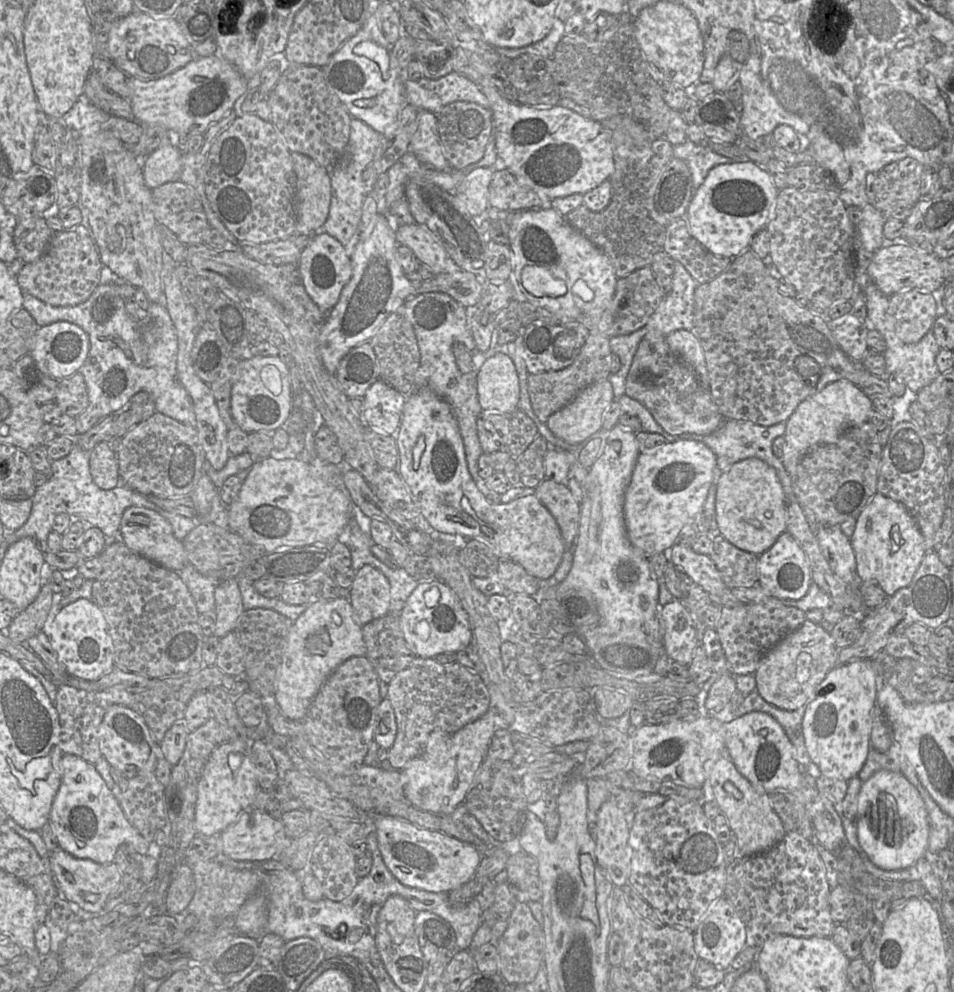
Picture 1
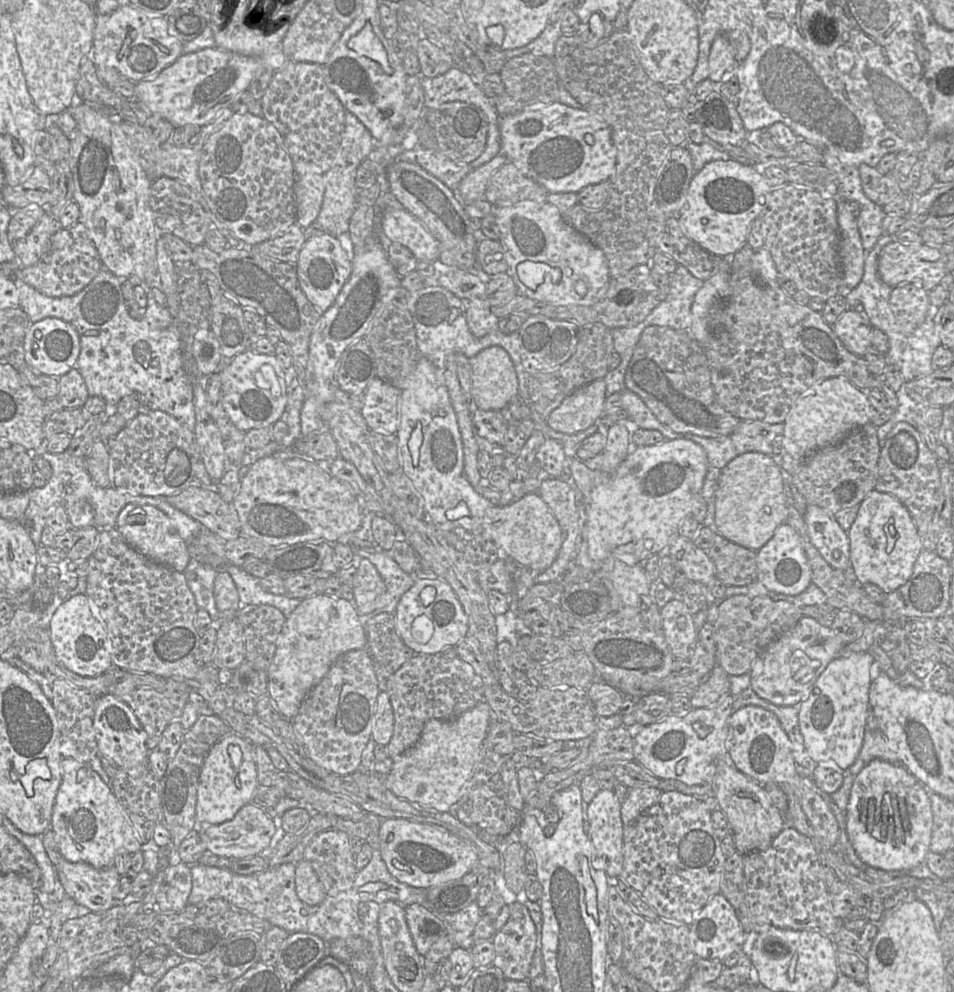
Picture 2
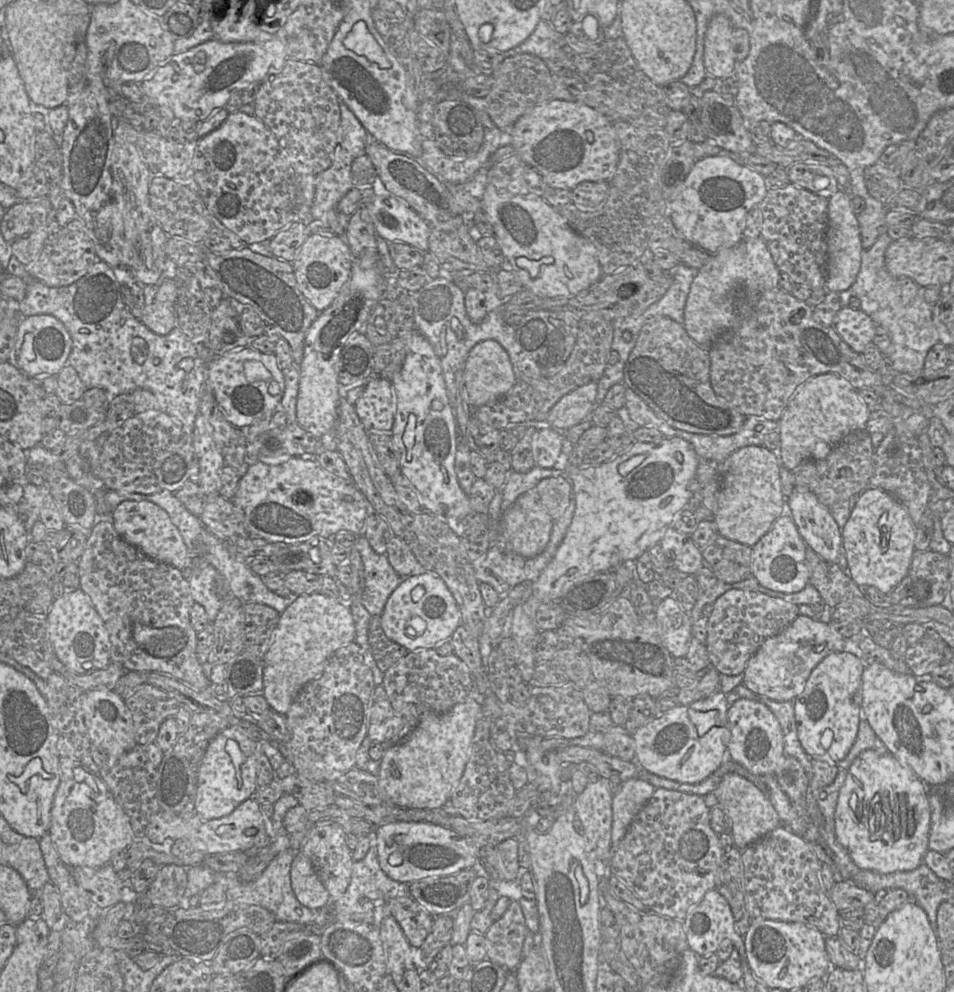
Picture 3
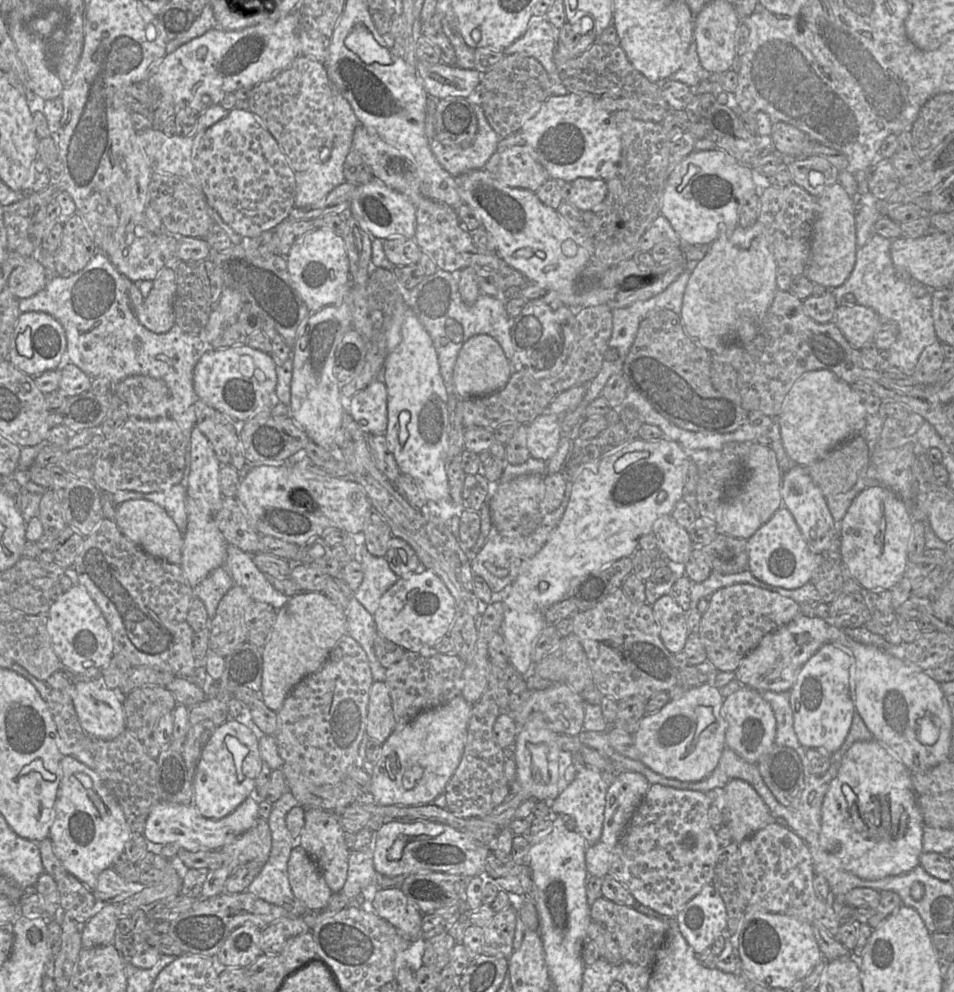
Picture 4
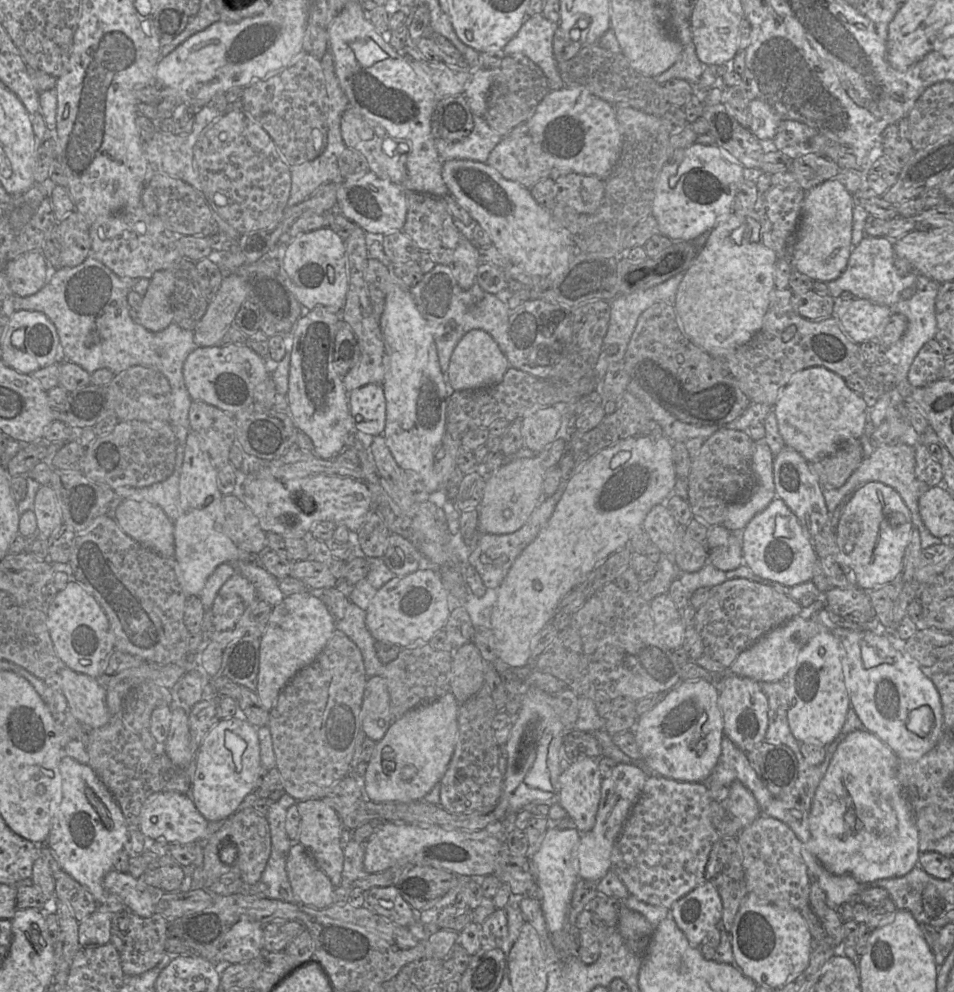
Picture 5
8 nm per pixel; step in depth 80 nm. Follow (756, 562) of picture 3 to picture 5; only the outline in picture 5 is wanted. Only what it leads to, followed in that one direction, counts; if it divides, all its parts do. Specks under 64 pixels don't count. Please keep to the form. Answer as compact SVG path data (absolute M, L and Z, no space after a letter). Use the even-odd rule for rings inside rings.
M779 497L756 514L741 531L741 546L744 564L764 579L794 586L811 581L814 576L817 555L810 536Z

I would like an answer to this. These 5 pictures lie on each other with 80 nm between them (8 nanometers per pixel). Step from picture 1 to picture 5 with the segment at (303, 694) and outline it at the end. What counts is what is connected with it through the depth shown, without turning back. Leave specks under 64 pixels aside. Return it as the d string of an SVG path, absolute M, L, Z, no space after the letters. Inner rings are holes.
M312 591L285 596L281 603L272 607L267 627L260 638L259 671L255 690L264 709L270 711L274 707L283 688L299 670L308 666L317 658L335 630L335 622L326 605Z

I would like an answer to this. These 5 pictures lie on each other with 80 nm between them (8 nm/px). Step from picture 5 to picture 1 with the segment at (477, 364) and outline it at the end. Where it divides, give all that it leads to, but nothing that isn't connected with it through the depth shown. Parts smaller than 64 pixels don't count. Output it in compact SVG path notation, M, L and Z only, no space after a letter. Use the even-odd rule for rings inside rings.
M500 352L482 356L477 374L477 394L484 411L511 416L519 410L520 384L511 358Z

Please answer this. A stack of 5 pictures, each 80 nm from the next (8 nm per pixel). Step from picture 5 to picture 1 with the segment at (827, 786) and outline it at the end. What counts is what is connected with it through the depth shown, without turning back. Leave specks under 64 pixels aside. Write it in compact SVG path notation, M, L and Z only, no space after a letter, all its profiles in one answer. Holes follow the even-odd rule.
M881 770L862 783L856 825L861 848L883 870L909 868L928 851L930 827L926 807L917 789L899 773Z

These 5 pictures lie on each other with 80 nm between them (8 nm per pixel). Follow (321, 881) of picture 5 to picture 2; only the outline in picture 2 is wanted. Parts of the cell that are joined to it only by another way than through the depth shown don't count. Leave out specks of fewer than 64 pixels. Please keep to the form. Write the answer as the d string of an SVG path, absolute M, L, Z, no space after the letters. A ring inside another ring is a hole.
M305 859L295 865L295 888L298 898L308 906L316 906L327 897L322 883Z

